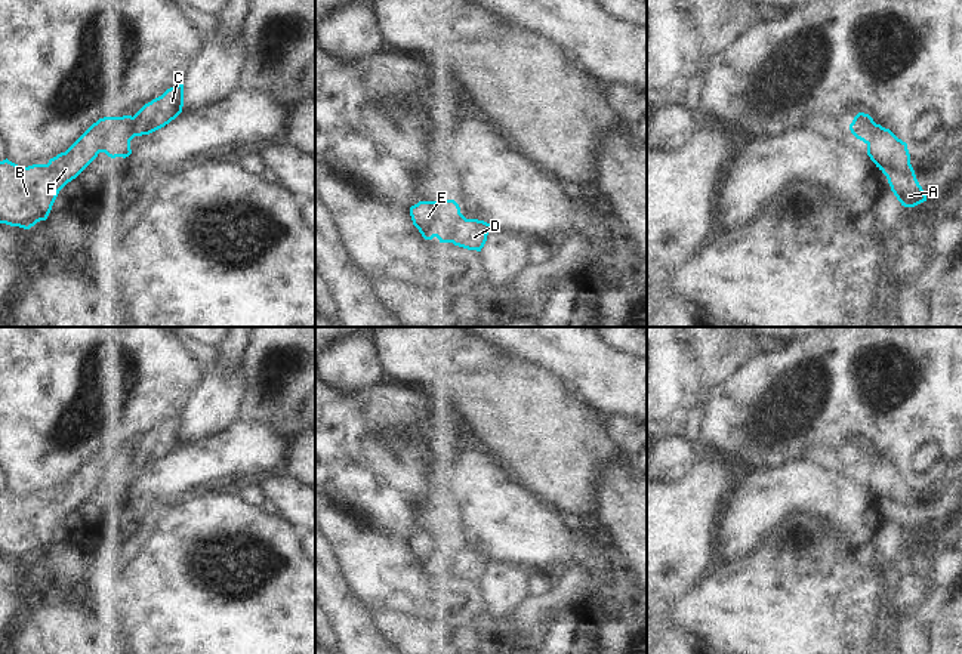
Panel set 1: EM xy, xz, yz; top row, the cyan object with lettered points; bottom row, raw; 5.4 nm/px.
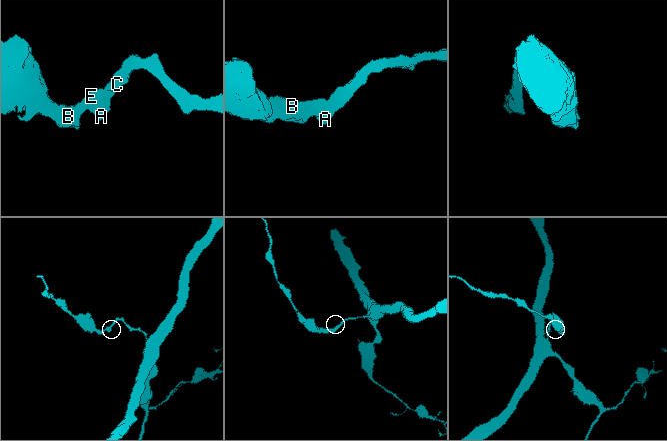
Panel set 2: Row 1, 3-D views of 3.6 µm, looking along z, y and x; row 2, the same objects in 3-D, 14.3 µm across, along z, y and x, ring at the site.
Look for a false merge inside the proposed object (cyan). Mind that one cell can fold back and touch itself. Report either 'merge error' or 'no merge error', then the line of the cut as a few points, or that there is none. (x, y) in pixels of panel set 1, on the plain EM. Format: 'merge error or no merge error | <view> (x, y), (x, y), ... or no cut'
merge error | xy (133, 449), (126, 472), (120, 477), (107, 477), (99, 483)

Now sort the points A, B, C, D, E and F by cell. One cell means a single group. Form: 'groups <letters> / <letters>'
groups A C D / B E F

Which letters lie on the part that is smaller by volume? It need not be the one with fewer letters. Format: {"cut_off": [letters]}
{"cut_off": ["B", "E", "F"]}

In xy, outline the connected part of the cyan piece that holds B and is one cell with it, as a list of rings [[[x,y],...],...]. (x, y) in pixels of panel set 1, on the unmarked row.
[[[104,448],[47,496],[21,499],[0,493],[0,555],[30,561],[46,552],[59,522],[110,476],[121,478],[133,448]]]

